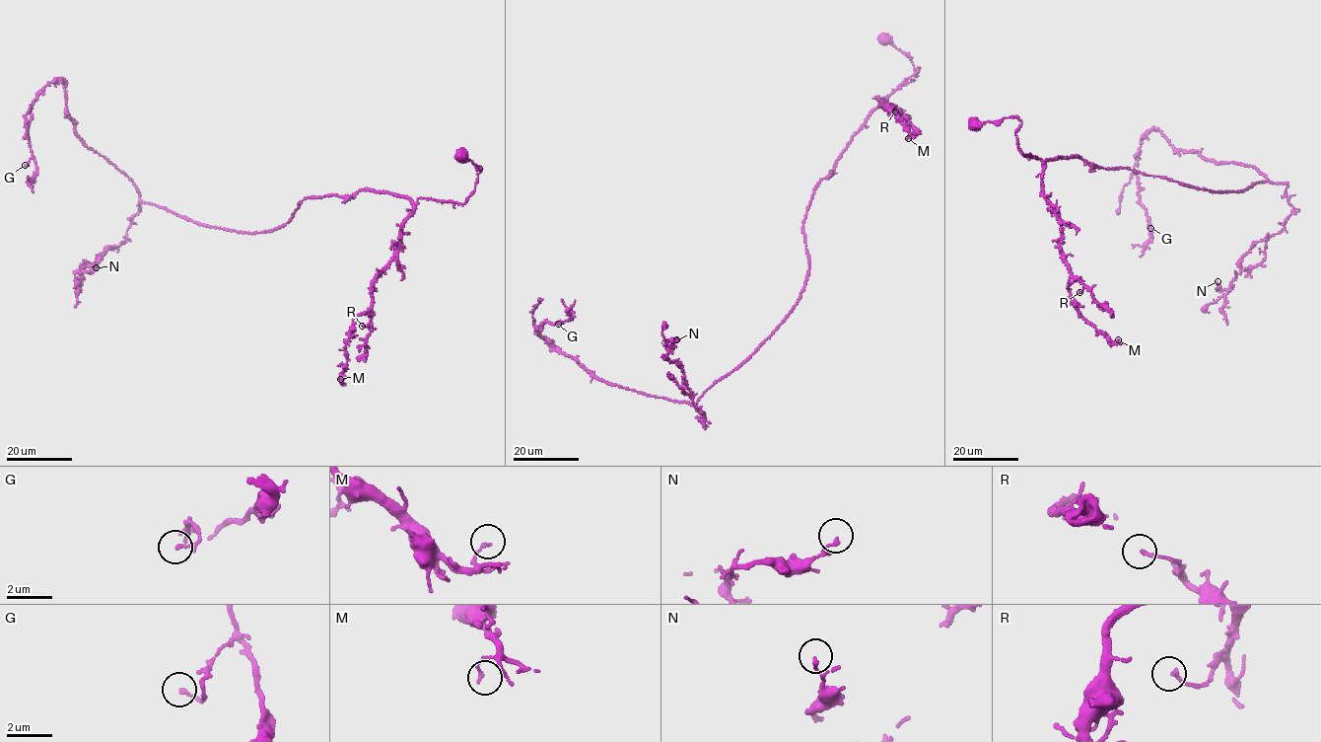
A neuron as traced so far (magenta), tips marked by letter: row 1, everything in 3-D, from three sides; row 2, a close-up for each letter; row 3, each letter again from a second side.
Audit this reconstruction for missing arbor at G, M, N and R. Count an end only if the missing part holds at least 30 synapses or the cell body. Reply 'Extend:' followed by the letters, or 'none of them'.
Extend: none of them

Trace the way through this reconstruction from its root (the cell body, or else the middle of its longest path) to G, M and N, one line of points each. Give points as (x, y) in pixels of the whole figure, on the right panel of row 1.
G: (973, 124), (1018, 117), (1044, 163), (1220, 192), (1266, 176), (1151, 130), (1134, 169), (1150, 228)
M: (973, 124), (1018, 117), (1019, 149), (1042, 162), (1043, 193), (1060, 222), (1072, 302), (1112, 342), (1118, 339)
N: (973, 124), (1018, 117), (1044, 163), (1286, 184), (1283, 229), (1217, 281)

